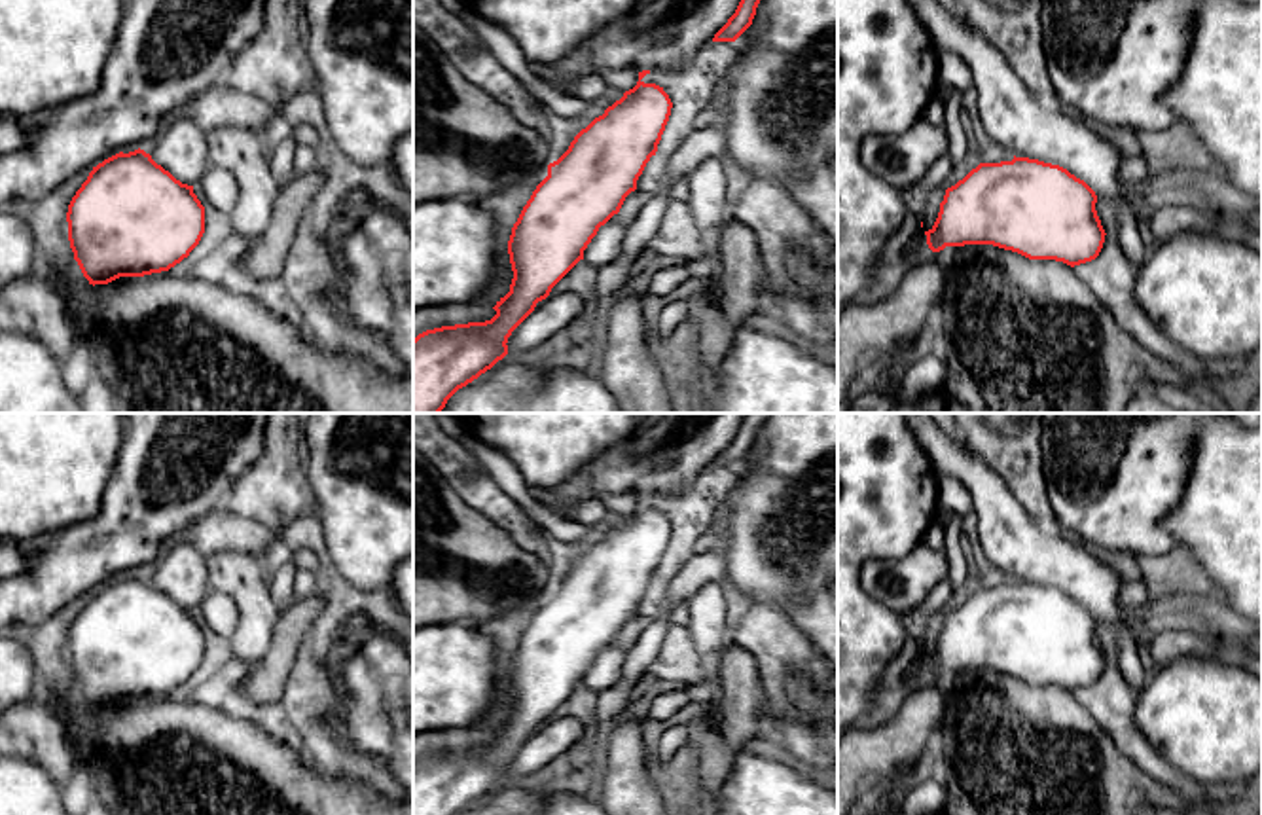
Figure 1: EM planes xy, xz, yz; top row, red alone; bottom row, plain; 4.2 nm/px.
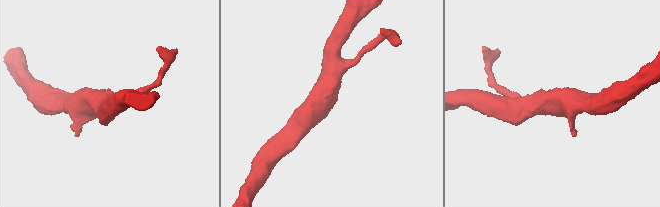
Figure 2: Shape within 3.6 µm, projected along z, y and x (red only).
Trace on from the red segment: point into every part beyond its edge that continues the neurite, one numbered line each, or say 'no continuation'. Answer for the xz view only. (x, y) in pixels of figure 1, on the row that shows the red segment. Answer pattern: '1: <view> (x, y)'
no continuation

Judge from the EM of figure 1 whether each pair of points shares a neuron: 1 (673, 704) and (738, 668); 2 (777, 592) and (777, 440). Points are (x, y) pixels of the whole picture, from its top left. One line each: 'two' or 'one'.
1: two
2: one

